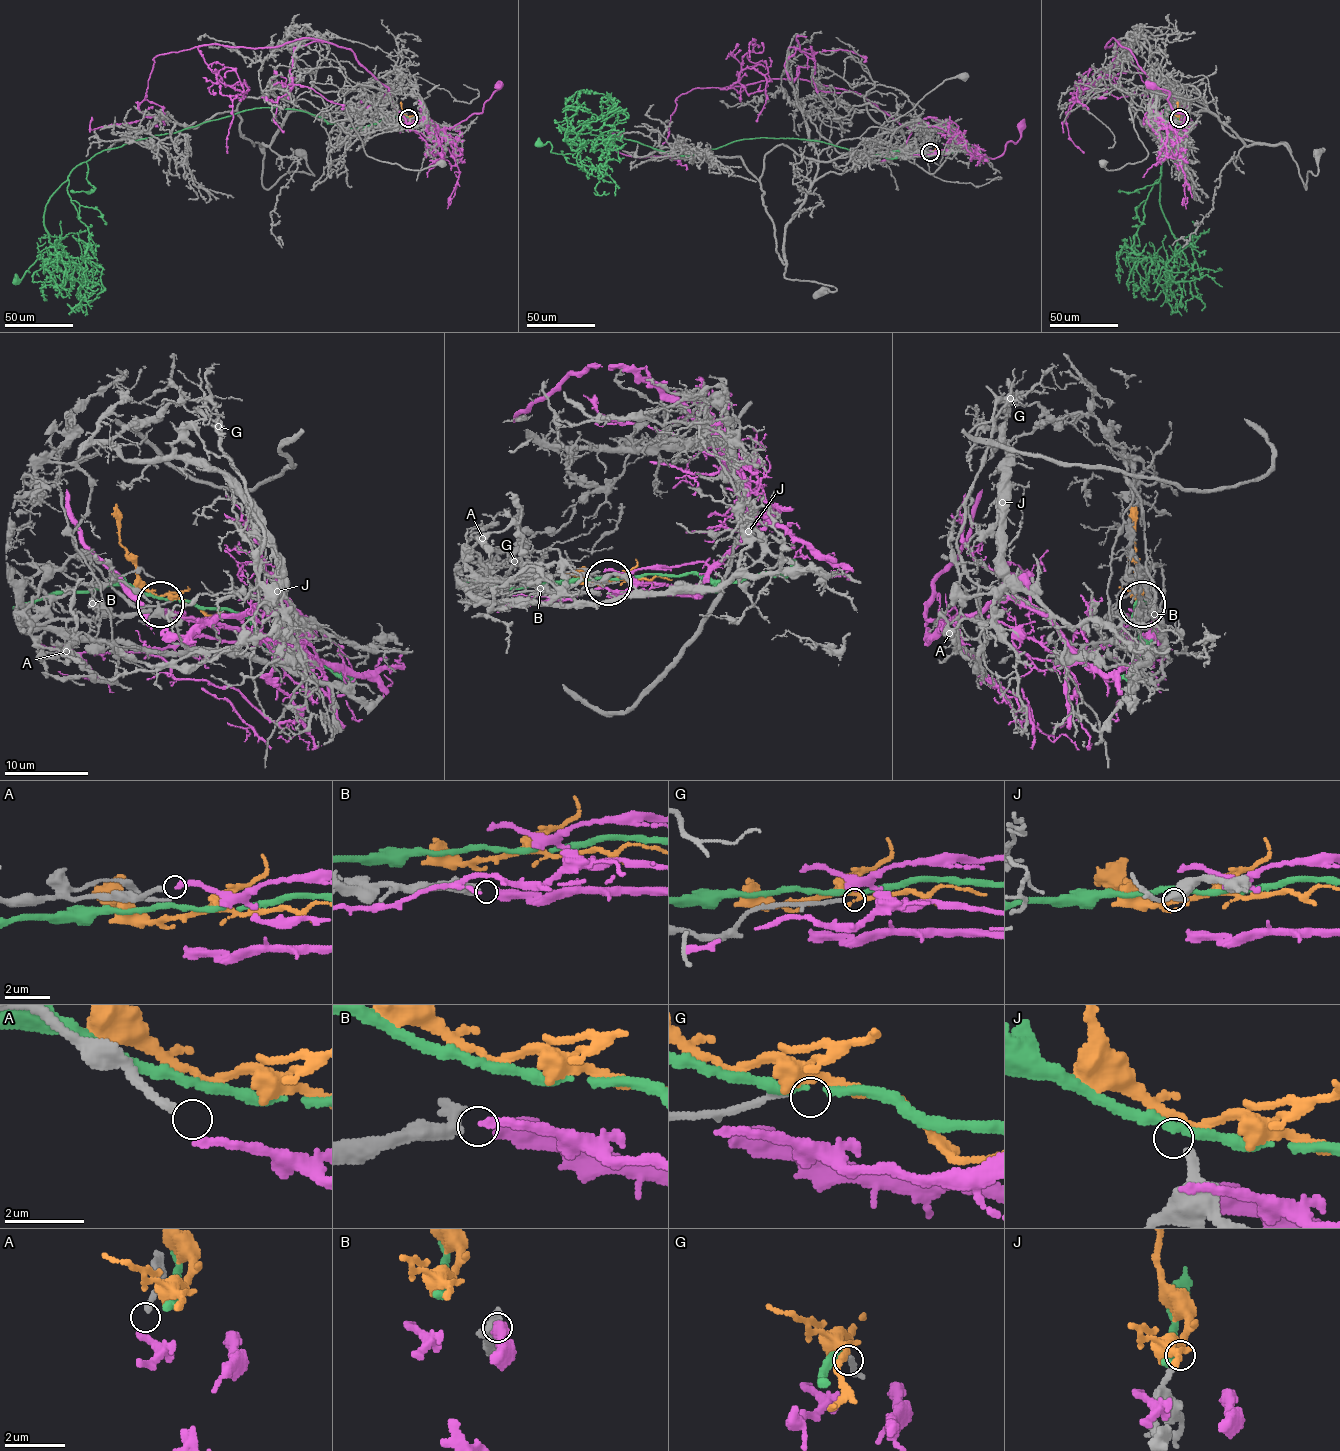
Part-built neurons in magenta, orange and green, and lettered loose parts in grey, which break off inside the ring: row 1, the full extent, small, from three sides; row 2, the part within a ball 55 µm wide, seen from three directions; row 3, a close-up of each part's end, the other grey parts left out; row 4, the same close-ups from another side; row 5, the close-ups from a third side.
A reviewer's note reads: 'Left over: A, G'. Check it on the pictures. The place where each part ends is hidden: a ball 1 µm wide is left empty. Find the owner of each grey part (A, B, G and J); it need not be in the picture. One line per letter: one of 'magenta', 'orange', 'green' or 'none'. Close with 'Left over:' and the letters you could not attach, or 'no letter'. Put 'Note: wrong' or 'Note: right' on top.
Note: right
A: none
B: magenta
G: none
J: orange
Left over: A, G

